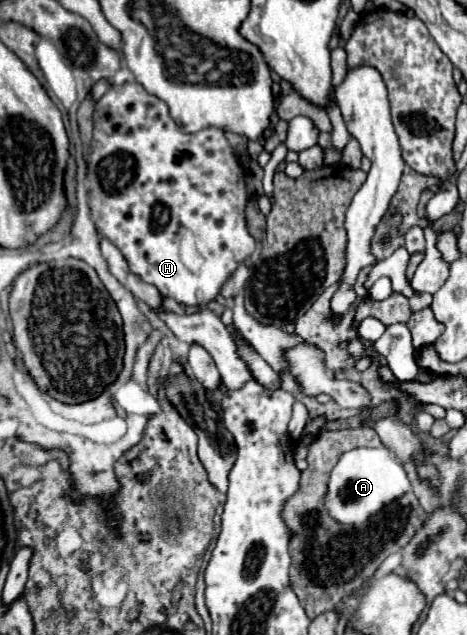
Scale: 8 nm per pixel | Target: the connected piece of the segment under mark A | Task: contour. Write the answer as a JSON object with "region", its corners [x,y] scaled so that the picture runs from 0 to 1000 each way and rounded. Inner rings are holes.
{"region":[[[760,706],[739,712],[722,734],[709,740],[700,778],[696,778],[696,800],[700,809],[722,819],[726,825],[752,825],[769,828],[782,825],[812,800],[824,800],[829,794],[854,787],[854,781],[867,781],[880,772],[880,759],[872,753],[872,743],[863,731],[824,706]]]}

